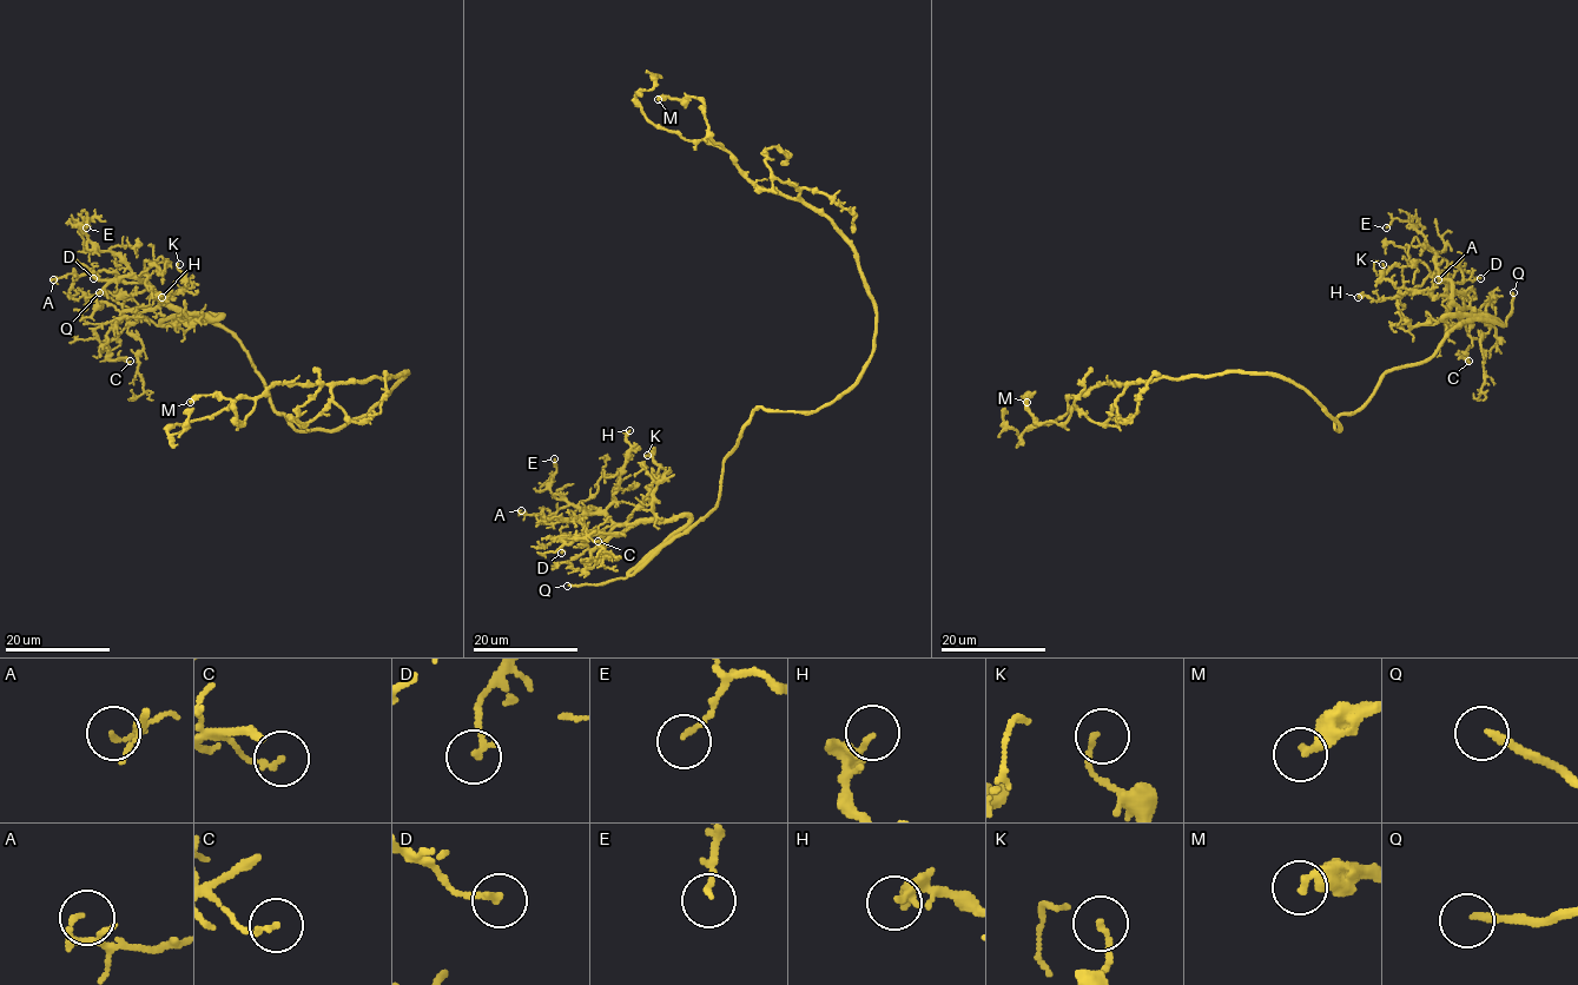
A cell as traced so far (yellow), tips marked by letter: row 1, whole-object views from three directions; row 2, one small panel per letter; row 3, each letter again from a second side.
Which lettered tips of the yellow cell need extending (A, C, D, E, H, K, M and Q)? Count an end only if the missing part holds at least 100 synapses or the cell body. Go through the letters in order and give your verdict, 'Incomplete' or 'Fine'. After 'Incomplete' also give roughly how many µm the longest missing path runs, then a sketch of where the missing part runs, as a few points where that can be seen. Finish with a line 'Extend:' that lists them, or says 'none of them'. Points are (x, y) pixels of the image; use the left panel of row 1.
A: Fine
C: Fine
D: Fine
E: Fine
H: Fine
K: Fine
M: Fine
Q: Incomplete. Missing length about 30 µm
Extend: Q

